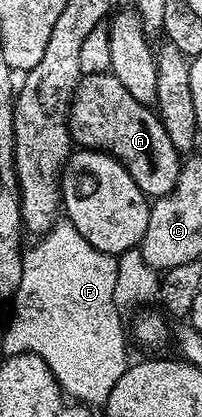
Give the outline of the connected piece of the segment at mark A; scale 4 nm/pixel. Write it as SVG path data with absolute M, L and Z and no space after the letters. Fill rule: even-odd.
M112 73L86 74L76 85L76 93L72 95L72 104L68 107L68 130L72 134L72 141L77 147L90 150L103 150L119 159L130 172L138 188L155 200L166 196L177 184L182 161L179 150L174 148L166 128L159 115L149 106L142 105L127 91L125 82L118 80Z

